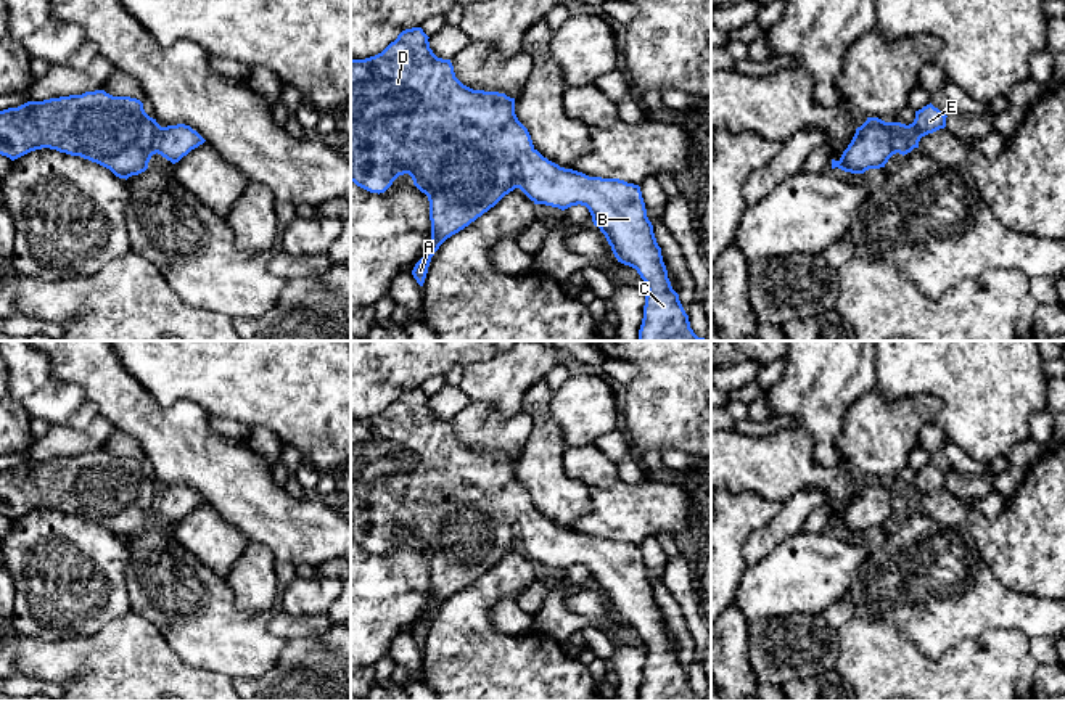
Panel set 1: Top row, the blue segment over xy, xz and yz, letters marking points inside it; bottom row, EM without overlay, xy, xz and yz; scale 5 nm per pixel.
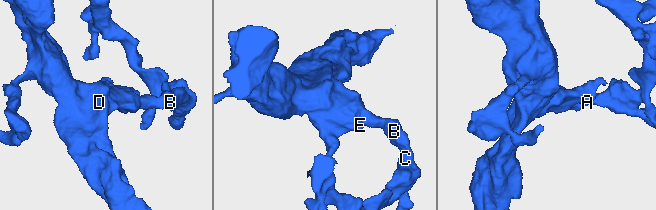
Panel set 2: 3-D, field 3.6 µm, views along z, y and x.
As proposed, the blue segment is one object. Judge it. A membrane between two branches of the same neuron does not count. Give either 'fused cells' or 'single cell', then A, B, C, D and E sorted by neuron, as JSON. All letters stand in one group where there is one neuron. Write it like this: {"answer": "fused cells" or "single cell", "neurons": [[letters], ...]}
{"answer": "single cell", "neurons": [["A", "B", "C", "D", "E"]]}

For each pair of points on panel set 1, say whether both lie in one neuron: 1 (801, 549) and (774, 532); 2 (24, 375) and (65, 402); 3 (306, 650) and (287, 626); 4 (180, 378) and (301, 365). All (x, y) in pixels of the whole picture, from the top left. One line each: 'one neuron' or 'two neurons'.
1: two neurons
2: one neuron
3: two neurons
4: one neuron

